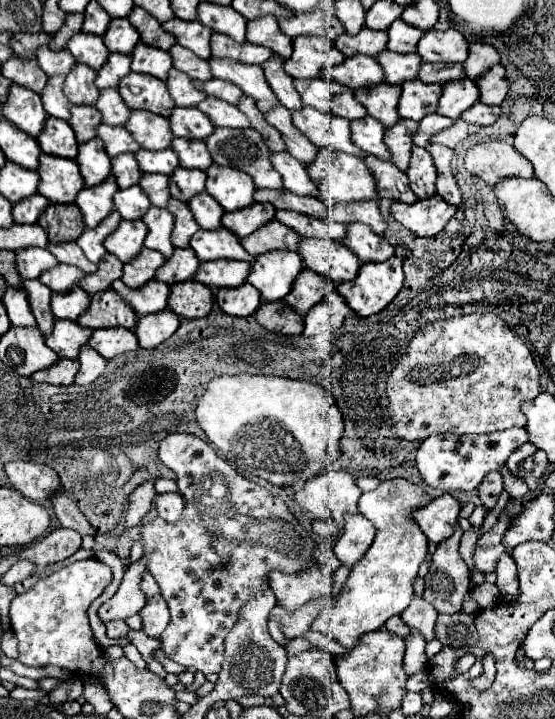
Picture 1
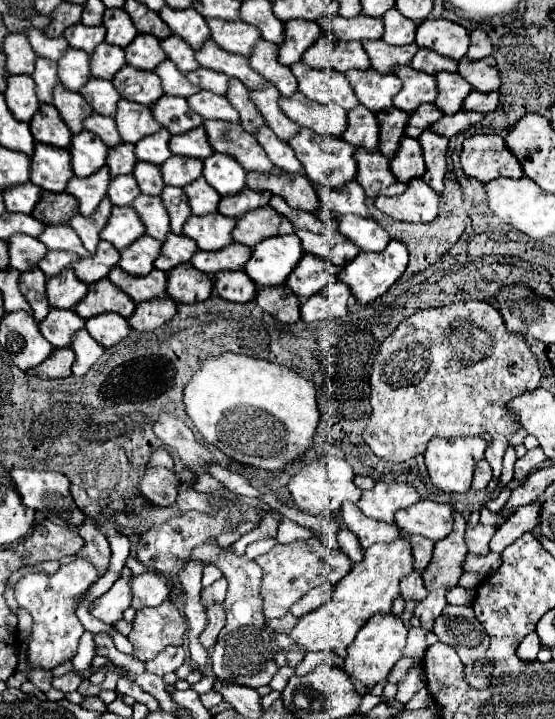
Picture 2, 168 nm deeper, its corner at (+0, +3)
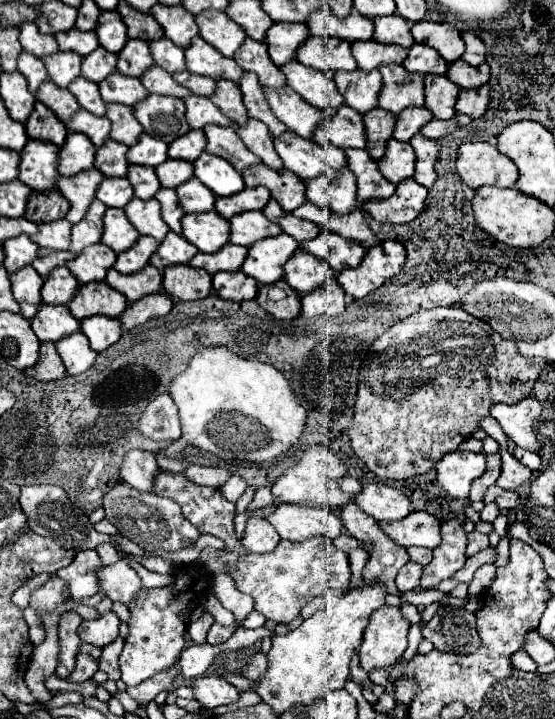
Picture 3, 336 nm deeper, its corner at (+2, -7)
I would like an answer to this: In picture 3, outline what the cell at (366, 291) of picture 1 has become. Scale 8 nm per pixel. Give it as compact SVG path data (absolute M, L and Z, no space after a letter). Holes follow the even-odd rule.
M386 240L372 246L358 268L348 268L338 274L340 286L354 298L364 298L380 288L386 280L400 272L406 260L406 250L398 240Z

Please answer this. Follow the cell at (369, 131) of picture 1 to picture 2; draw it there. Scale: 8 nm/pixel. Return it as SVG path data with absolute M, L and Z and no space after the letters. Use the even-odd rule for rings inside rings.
M356 106L348 112L348 128L342 134L342 140L354 144L356 148L376 150L378 148L378 120L376 114L368 108Z

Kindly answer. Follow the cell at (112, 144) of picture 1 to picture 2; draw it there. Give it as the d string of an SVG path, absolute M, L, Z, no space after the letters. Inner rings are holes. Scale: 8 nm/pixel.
M92 114L92 116L86 118L84 128L90 130L90 132L94 132L108 148L114 148L114 146L122 144L122 138L118 134L118 128L114 124L114 118L100 116L100 114Z

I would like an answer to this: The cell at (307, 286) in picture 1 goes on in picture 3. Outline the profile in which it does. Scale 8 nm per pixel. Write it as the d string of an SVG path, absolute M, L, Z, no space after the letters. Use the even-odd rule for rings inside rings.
M298 248L298 254L294 254L284 264L284 280L300 294L308 294L316 288L320 288L328 278L334 277L332 266L328 262L304 252Z

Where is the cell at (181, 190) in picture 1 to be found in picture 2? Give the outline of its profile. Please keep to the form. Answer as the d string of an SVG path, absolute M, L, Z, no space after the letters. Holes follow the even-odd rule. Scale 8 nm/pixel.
M170 156L162 164L162 178L168 186L188 186L194 180L202 176L202 160L194 158L182 158L182 156Z

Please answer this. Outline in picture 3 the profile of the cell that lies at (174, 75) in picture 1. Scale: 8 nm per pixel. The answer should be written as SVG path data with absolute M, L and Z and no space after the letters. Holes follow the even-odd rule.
M152 66L148 68L142 76L140 76L144 88L152 94L162 94L162 96L176 96L176 98L186 98L190 92L180 86L178 82L174 82L174 78L160 66Z

